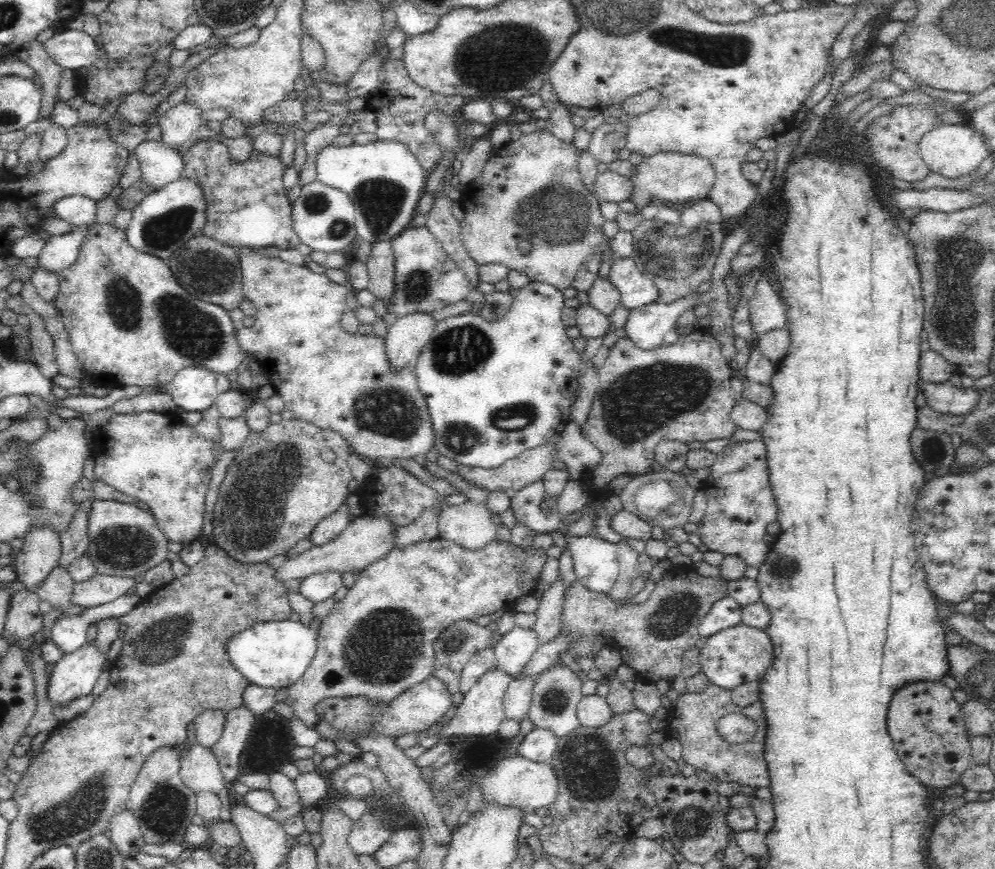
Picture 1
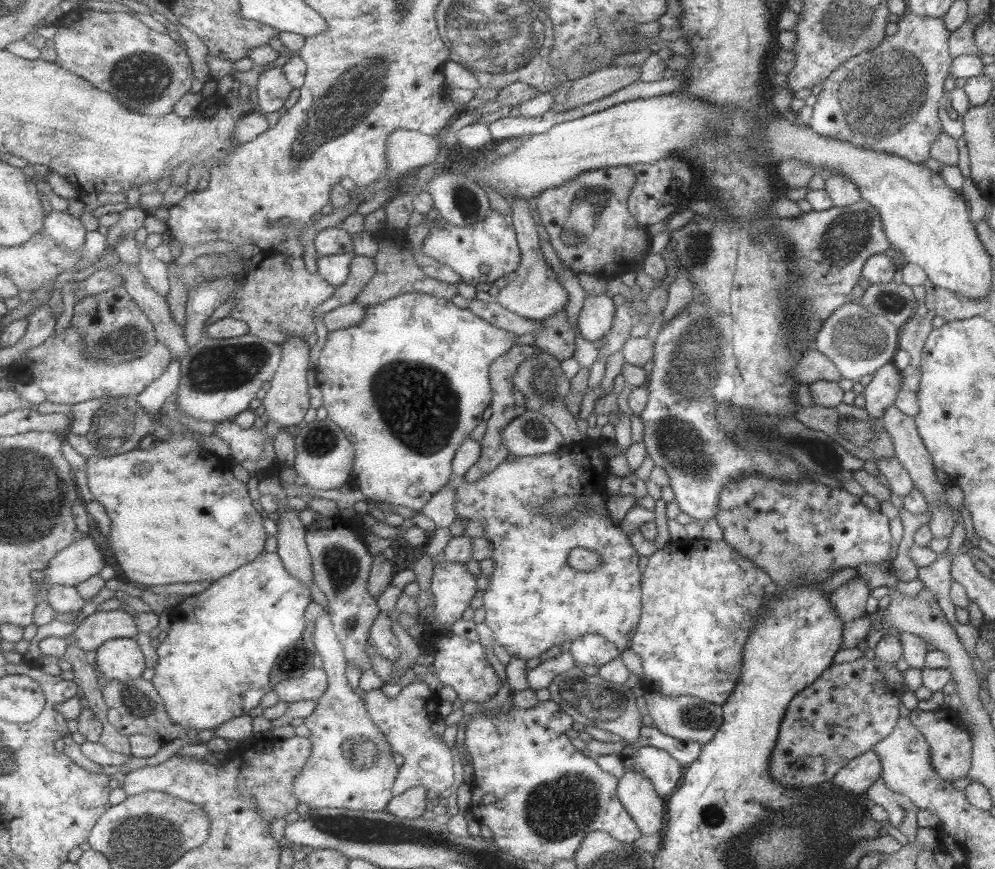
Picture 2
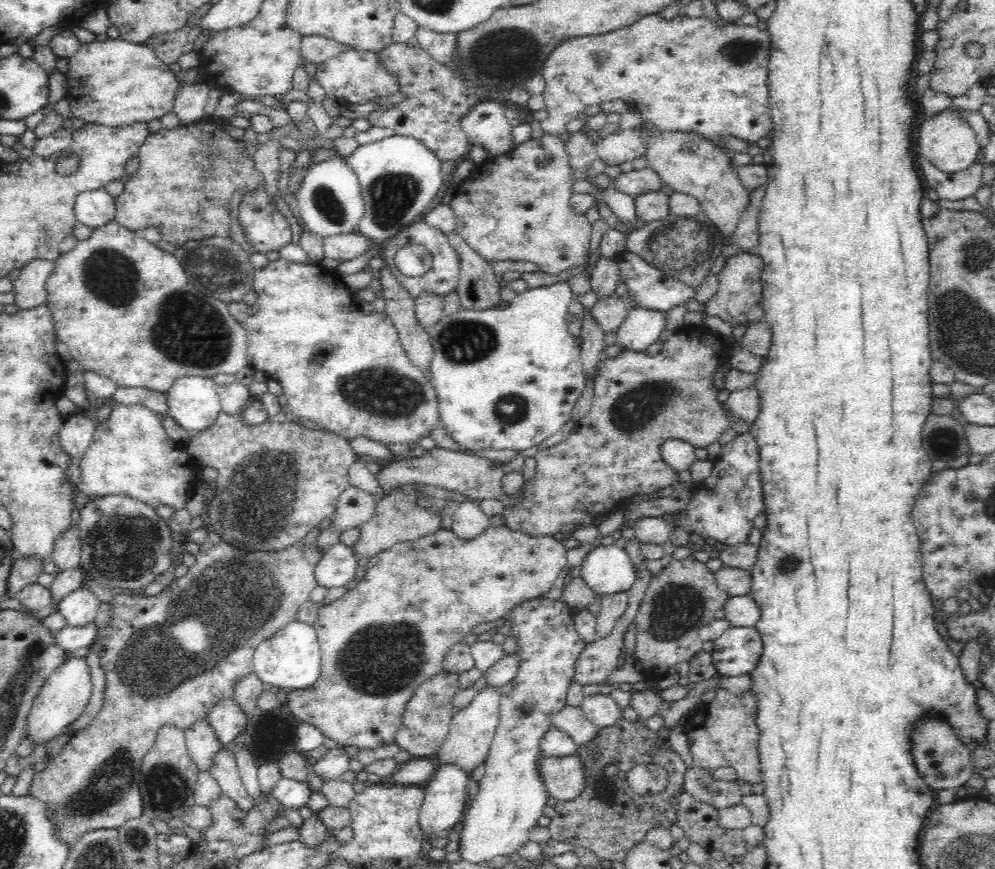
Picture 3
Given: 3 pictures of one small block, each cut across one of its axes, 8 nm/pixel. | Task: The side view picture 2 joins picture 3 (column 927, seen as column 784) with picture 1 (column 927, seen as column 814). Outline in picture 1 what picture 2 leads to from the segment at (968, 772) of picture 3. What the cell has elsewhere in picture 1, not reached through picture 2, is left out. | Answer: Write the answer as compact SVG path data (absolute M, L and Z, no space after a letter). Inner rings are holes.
M914 681L902 685L893 694L889 706L887 731L907 771L923 785L941 790L958 783L962 773L972 764L972 753L971 737L967 733L961 706L954 698L953 691L942 681Z

